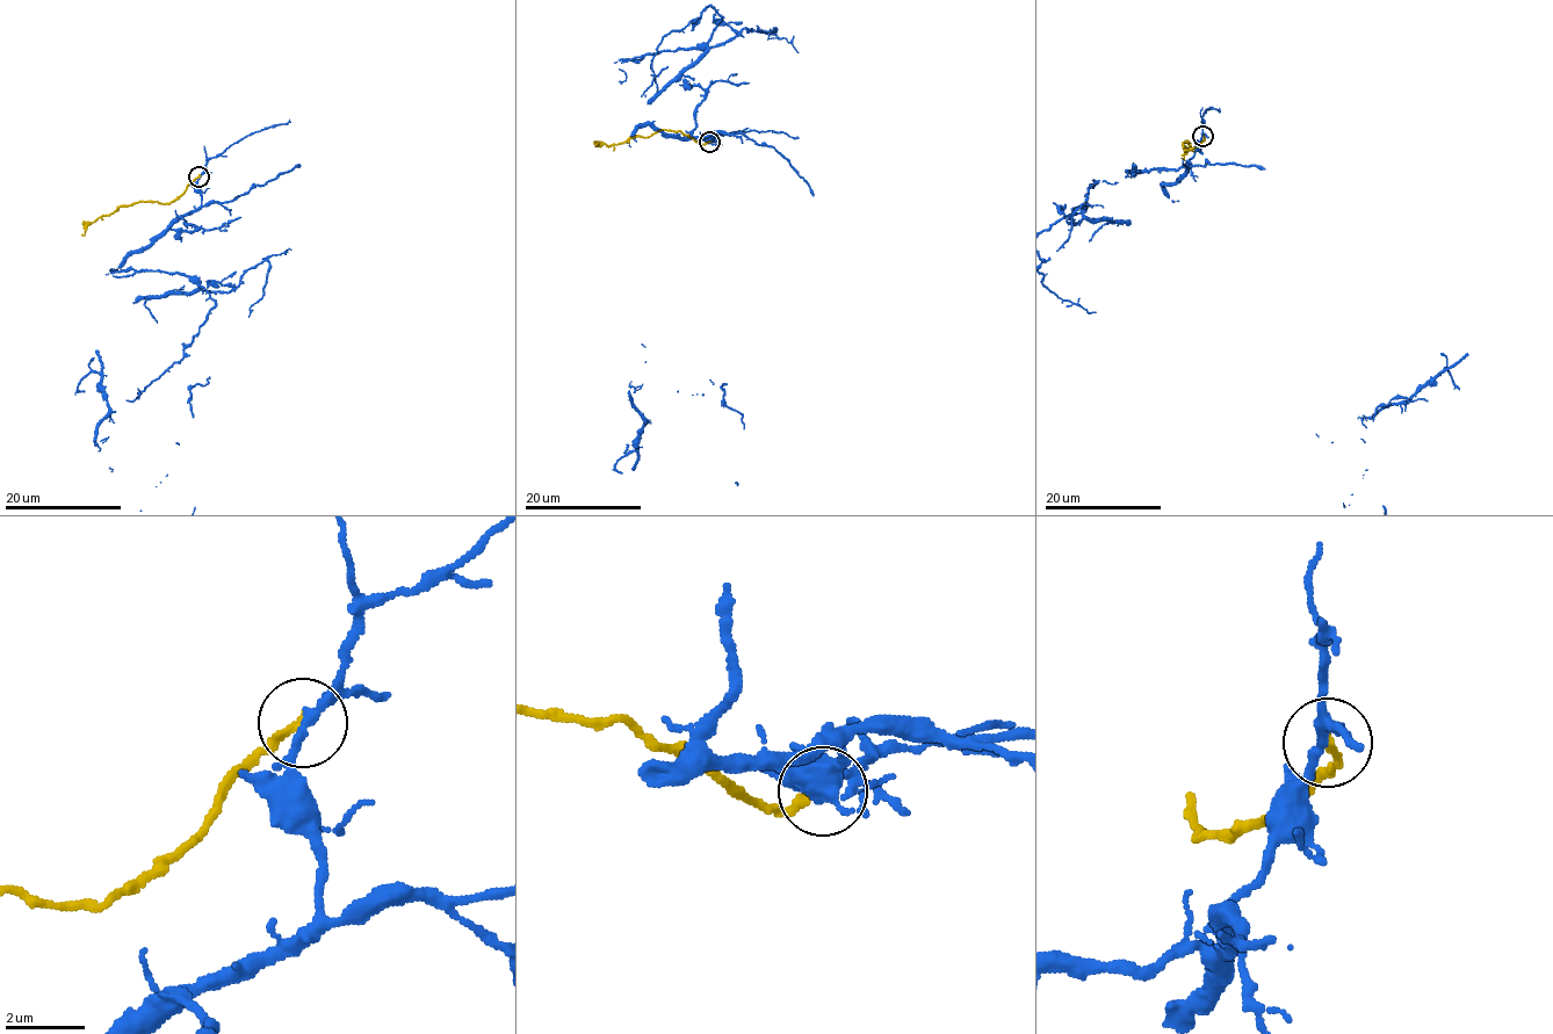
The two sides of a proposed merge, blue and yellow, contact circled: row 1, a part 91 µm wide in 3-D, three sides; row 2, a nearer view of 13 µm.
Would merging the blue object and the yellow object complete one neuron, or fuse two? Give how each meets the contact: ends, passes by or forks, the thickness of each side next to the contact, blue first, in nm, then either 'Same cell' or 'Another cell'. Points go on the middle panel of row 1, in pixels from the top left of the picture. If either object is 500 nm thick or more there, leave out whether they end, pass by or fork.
At the ring blue passes by. At the ring yellow ends. Thickness 200 nm (blue) against 240 nm. Another cell

